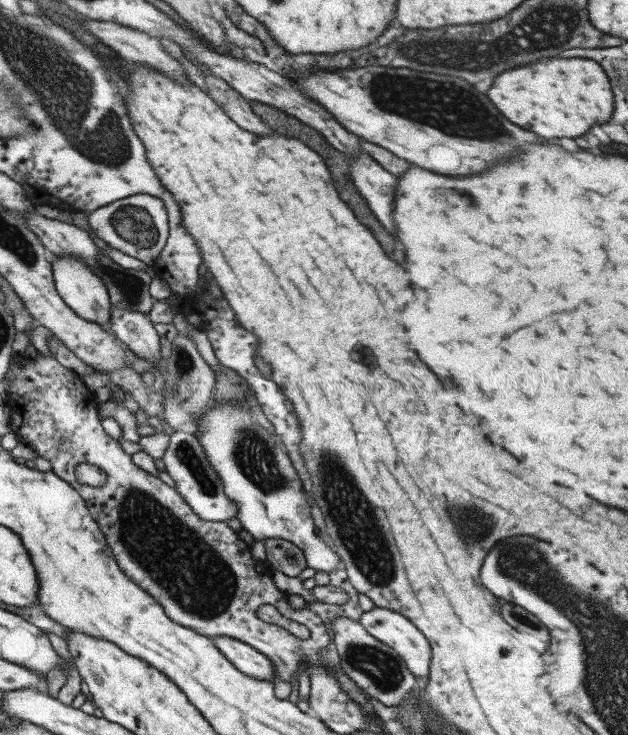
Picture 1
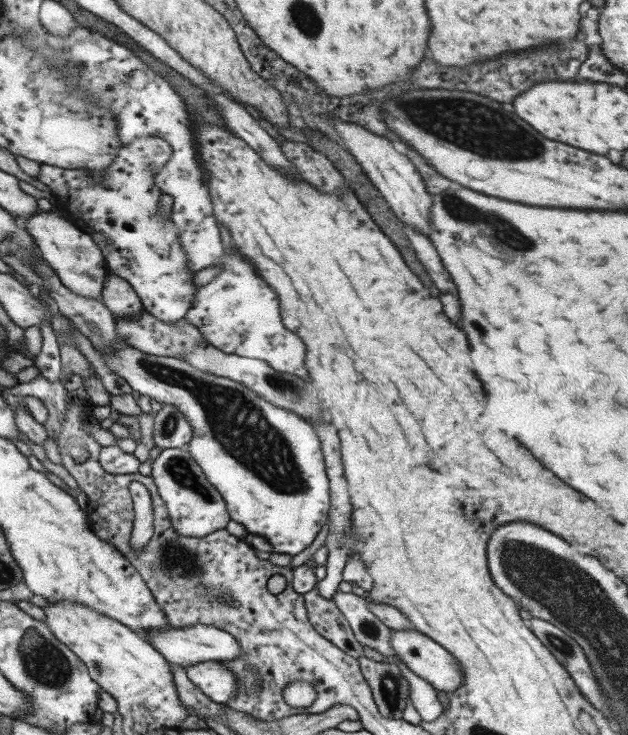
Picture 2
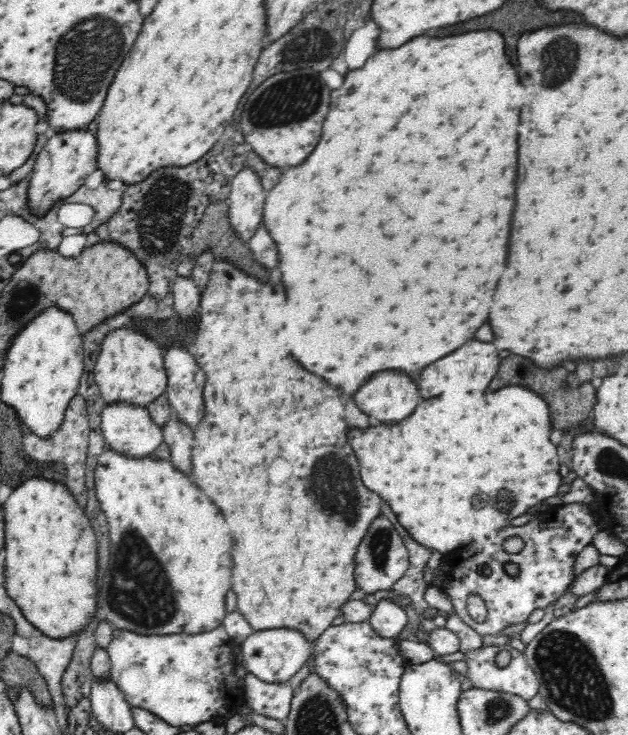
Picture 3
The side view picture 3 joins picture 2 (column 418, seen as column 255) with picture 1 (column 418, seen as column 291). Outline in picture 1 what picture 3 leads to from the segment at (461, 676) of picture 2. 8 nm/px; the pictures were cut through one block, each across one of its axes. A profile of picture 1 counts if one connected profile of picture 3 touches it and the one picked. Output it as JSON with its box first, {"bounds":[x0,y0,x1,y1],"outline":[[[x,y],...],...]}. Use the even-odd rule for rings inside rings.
{"bounds":[359,608,431,678],"outline":[[[373,608],[361,614],[359,624],[367,634],[393,648],[415,678],[429,676],[431,646],[427,638],[419,632],[419,628],[413,622],[409,622],[403,614]]]}

